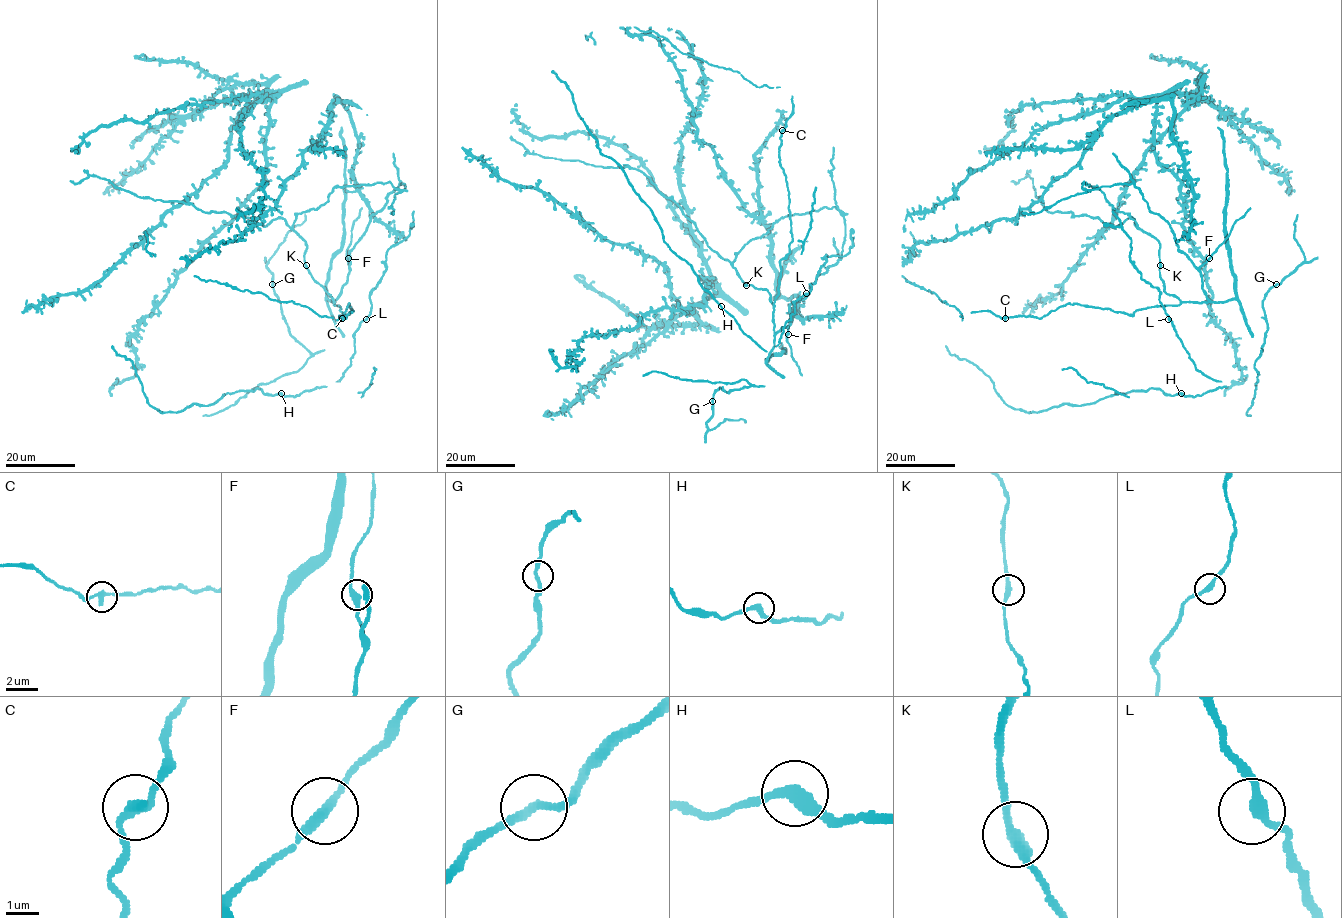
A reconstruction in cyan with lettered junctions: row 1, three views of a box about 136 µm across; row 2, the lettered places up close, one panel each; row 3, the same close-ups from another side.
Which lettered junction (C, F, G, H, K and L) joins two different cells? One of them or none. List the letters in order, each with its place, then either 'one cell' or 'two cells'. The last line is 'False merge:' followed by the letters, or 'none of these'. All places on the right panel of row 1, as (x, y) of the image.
C: (1005, 318) | one cell
F: (1209, 258) | one cell
G: (1276, 284) | one cell
H: (1181, 393) | one cell
K: (1160, 265) | one cell
L: (1168, 319) | one cell
False merge: none of these

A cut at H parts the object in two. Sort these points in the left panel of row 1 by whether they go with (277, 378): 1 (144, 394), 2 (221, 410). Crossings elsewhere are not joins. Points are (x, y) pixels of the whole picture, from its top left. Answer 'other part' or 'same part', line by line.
1: other part
2: same part

